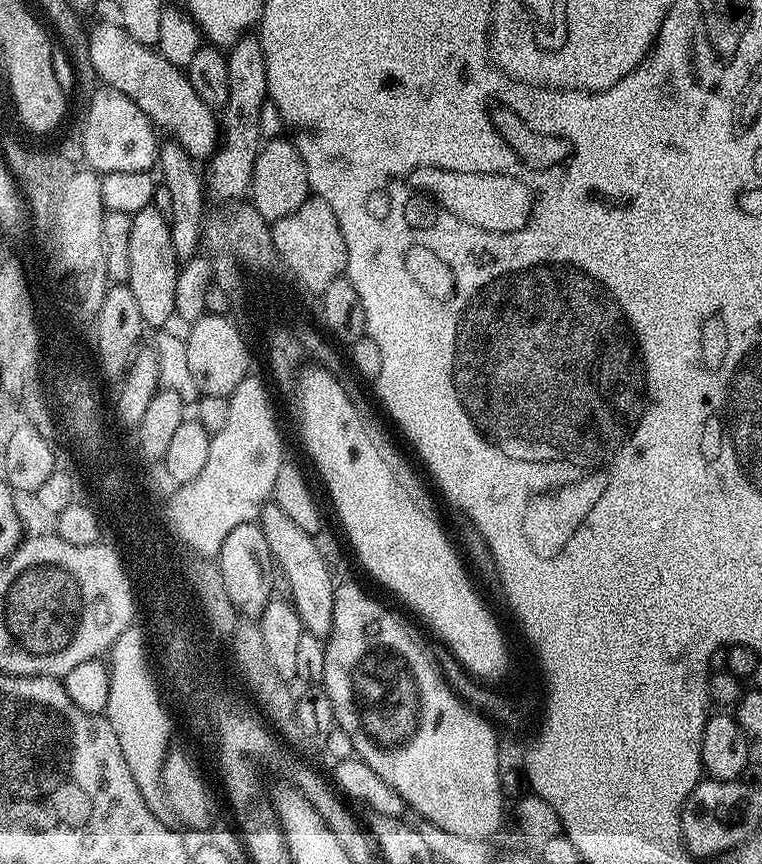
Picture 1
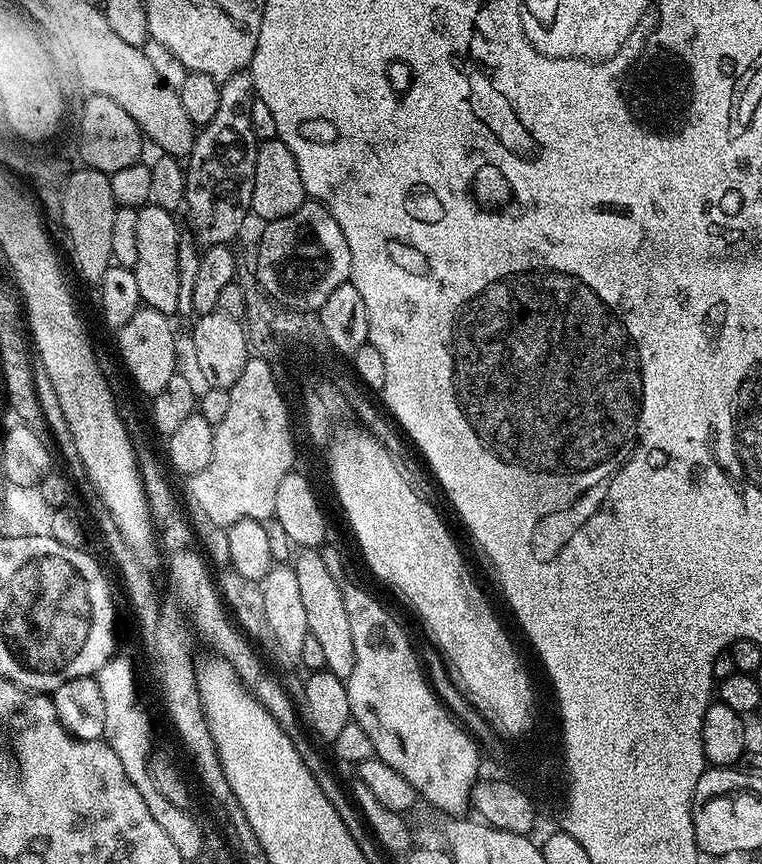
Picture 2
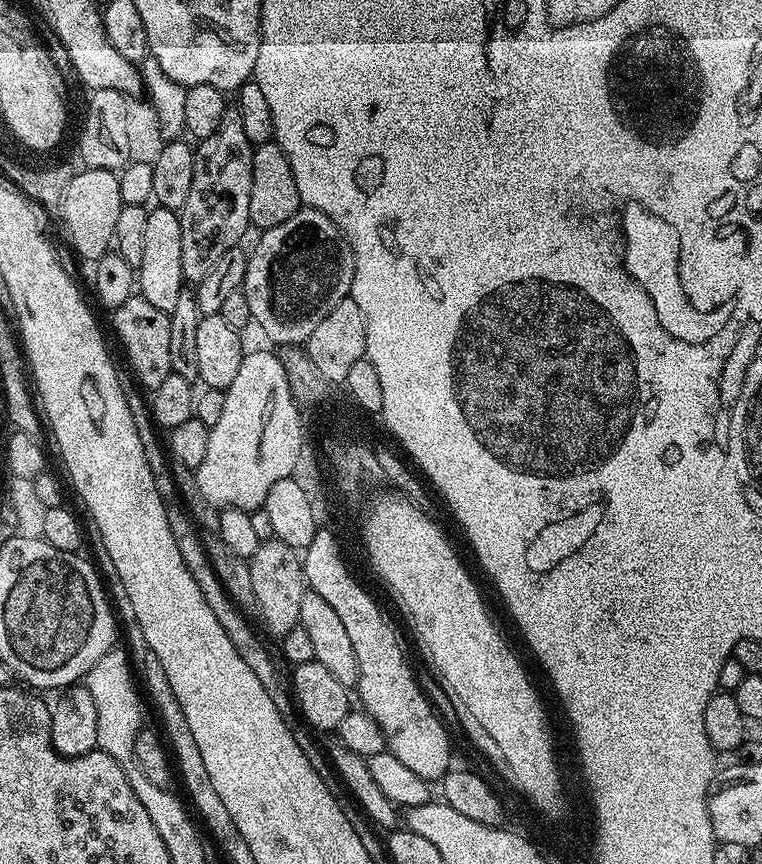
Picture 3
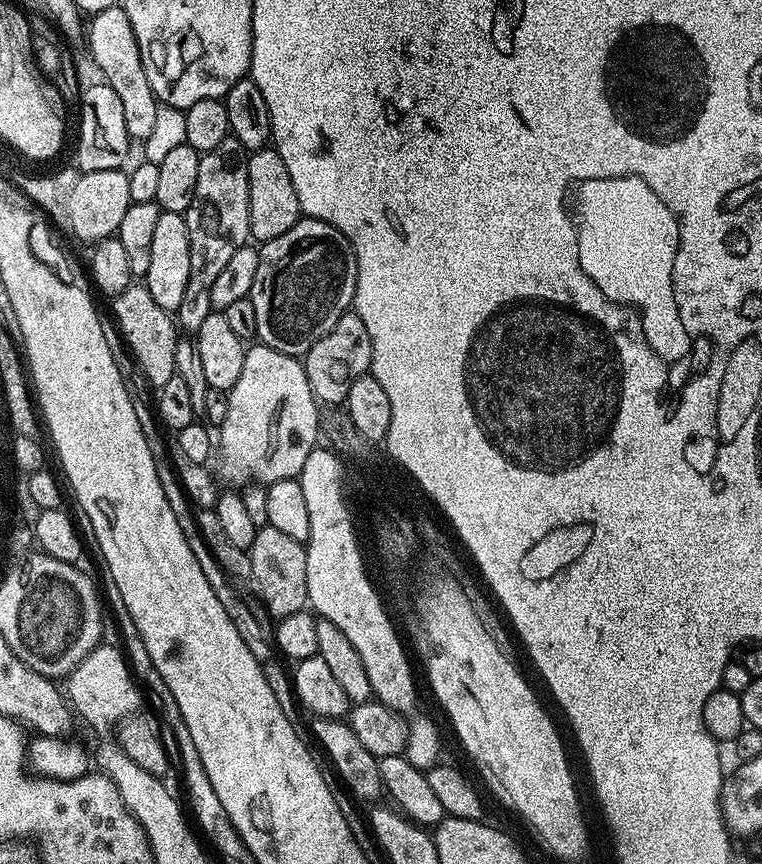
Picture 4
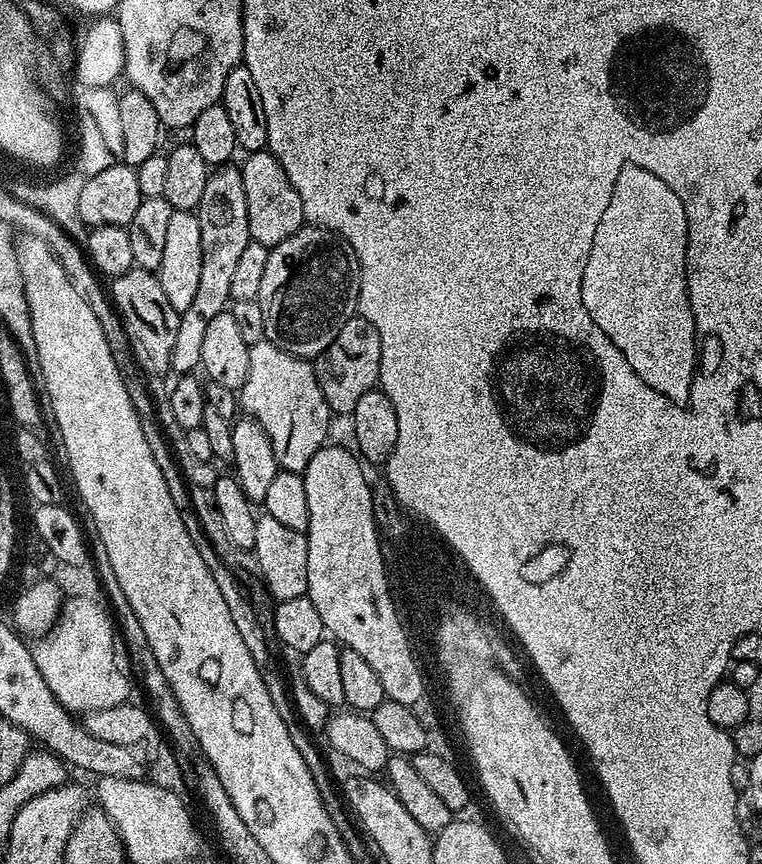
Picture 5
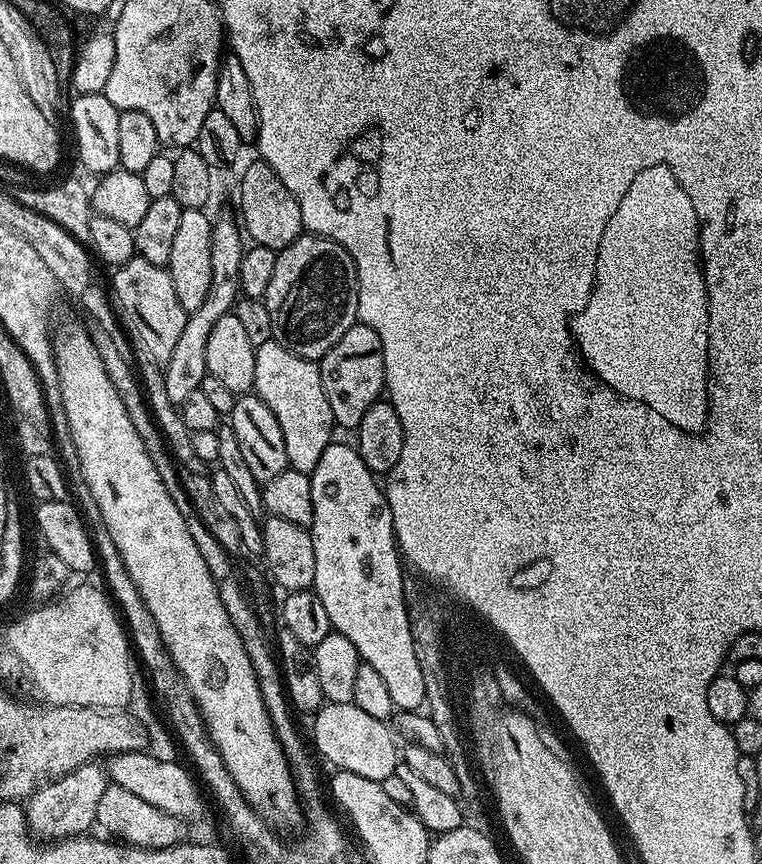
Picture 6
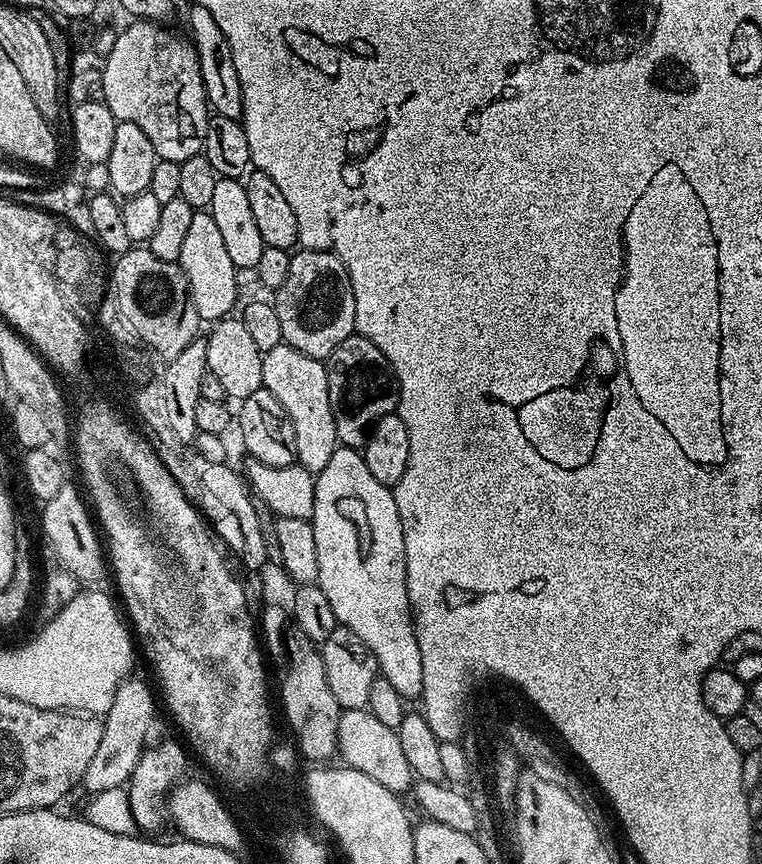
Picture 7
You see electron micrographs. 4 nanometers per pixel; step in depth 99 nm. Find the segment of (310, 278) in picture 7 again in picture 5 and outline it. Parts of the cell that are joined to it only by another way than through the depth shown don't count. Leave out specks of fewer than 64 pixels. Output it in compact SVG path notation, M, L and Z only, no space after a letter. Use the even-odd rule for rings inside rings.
M305 226L294 233L286 242L270 249L266 258L266 271L262 277L262 290L258 301L265 322L264 339L274 346L286 350L291 356L315 358L342 330L342 322L357 315L360 299L358 265L349 249L340 244L333 233L315 226Z

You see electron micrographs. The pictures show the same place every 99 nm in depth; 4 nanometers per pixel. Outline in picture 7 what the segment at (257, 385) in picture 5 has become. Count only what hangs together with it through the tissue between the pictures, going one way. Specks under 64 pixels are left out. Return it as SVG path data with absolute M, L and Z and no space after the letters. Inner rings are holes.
M281 343L264 353L262 378L264 387L278 398L278 402L282 402L282 410L286 410L286 414L290 414L290 422L294 422L294 443L298 445L296 463L313 474L326 470L326 462L330 462L335 454L338 441L334 414L330 410L325 361L315 360L313 356L302 354L302 350L294 350L294 346Z

